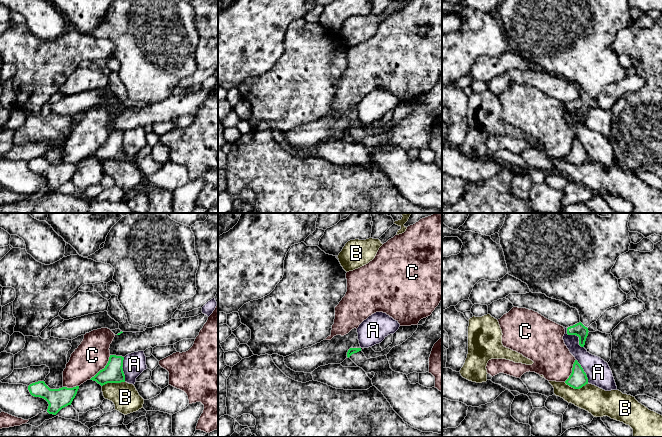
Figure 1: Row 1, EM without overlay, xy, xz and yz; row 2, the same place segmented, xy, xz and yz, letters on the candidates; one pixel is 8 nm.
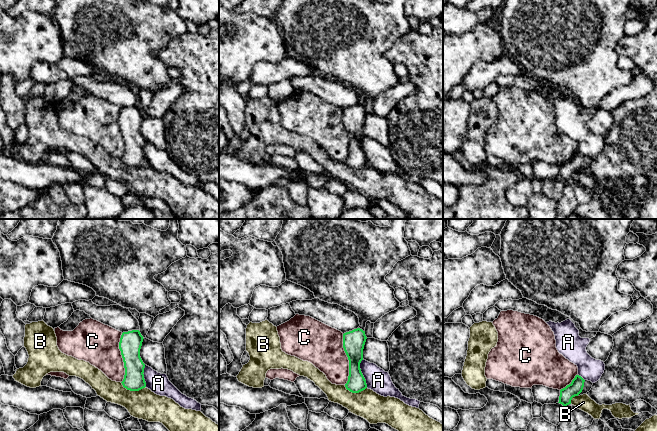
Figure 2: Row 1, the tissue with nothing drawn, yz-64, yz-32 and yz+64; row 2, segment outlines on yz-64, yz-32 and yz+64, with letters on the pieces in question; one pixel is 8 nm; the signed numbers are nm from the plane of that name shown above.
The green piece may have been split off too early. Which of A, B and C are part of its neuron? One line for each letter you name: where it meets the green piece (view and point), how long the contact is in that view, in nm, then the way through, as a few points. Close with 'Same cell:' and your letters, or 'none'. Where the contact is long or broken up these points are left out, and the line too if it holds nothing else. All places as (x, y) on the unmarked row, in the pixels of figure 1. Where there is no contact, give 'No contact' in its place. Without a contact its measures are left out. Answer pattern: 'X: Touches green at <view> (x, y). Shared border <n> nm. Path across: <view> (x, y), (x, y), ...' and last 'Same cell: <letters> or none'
Same cell: none

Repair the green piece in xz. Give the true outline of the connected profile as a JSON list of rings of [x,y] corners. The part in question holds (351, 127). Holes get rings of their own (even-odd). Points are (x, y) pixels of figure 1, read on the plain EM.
[[[350,124],[347,128],[347,133],[366,149],[375,149],[372,154],[373,162],[375,162],[384,171],[393,186],[405,199],[422,208],[442,210],[441,167],[435,163],[424,163],[419,159],[412,160],[406,150],[395,148],[390,144],[386,131],[367,135],[361,127],[361,124]]]

